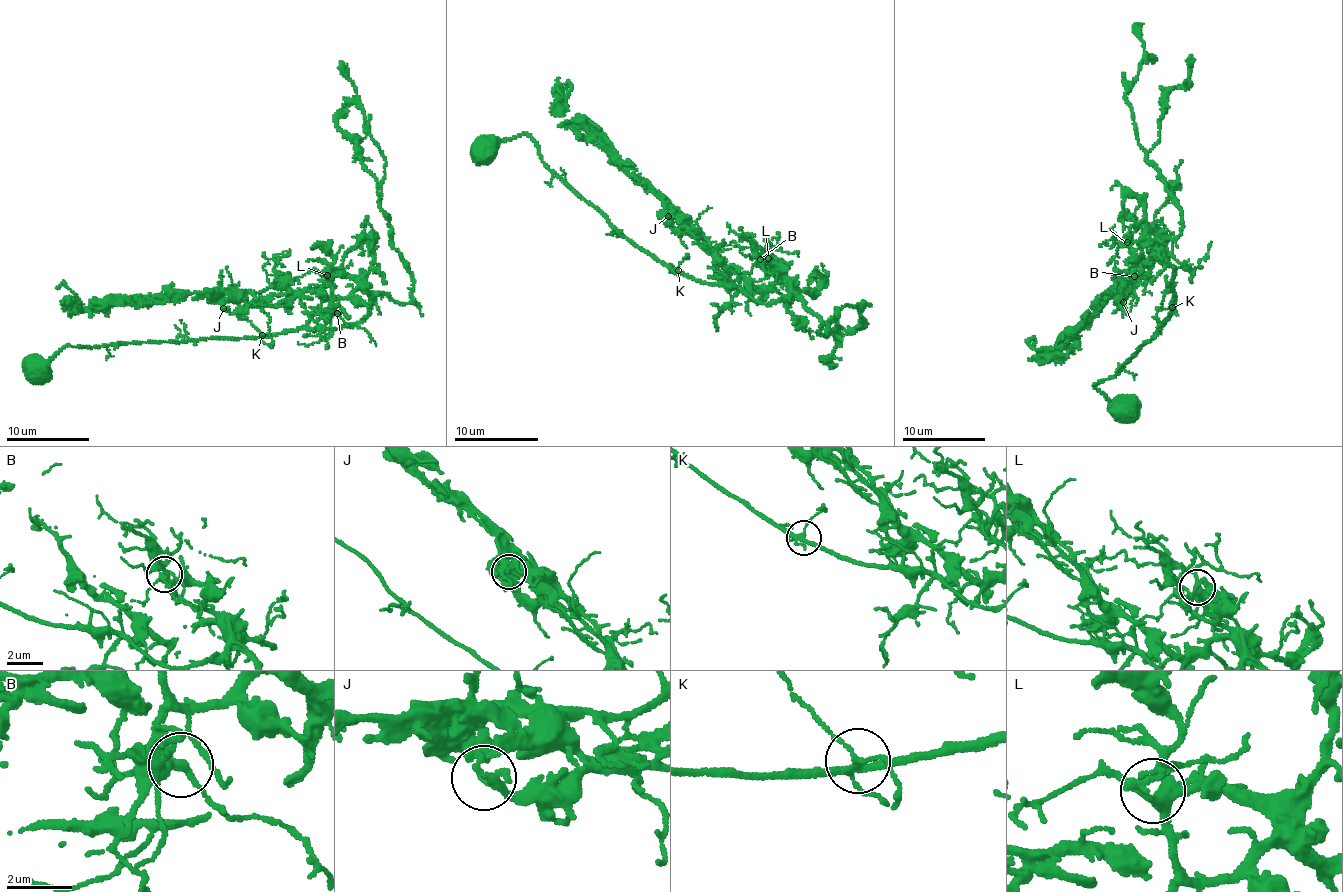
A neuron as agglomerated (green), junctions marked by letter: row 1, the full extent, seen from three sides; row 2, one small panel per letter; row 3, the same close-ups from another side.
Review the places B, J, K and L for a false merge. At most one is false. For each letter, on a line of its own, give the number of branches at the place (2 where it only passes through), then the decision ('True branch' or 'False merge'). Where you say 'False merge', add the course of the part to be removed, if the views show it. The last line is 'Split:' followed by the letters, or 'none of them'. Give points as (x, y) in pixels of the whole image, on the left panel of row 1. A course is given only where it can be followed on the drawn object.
B: Branches: 4. True branch
J: Branches: 4. False merge. Course of the part to remove: (224, 309), (205, 296), (172, 292), (85, 311), (68, 289), (56, 288)
K: Branches: 5. True branch
L: Branches: 4. True branch
Split: J

